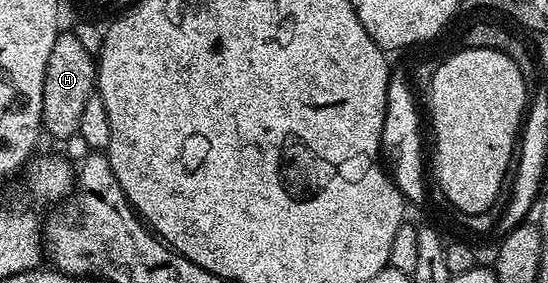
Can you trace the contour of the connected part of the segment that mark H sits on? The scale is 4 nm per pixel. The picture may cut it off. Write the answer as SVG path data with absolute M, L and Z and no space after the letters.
M60 30L49 53L43 82L43 131L55 139L67 139L78 132L85 101L97 91L97 59L81 45L74 30Z

